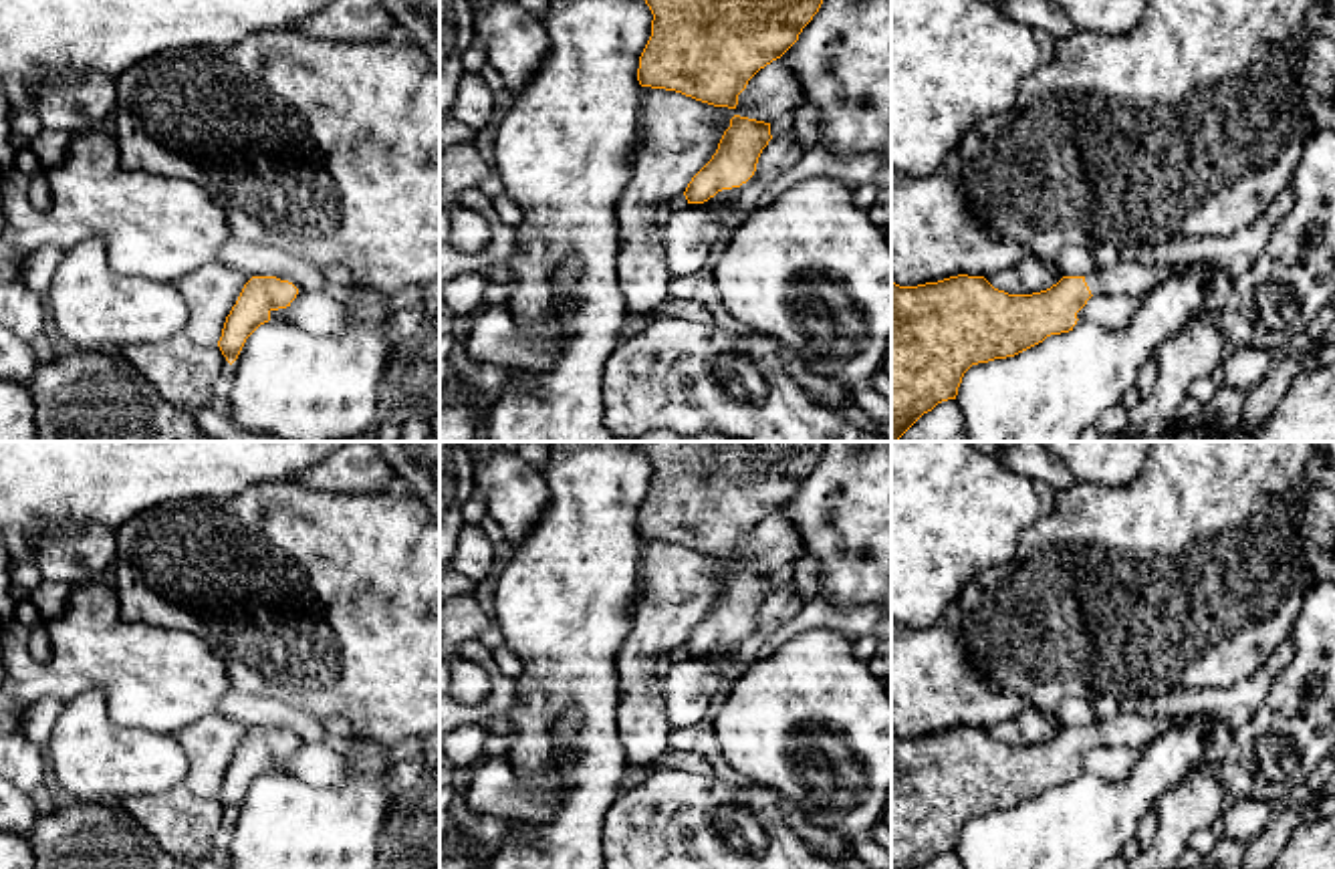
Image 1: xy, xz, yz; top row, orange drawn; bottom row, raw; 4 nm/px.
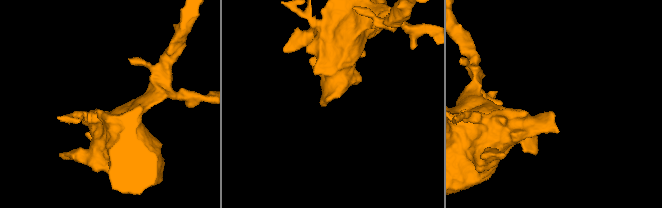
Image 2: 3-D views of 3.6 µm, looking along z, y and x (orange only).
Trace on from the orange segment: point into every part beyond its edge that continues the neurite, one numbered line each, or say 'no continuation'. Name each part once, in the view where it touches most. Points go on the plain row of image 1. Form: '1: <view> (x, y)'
1: xz (731, 670)

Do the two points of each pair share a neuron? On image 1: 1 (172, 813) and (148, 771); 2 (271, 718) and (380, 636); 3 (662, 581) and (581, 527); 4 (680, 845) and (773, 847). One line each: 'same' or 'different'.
1: different
2: different
3: different
4: same

